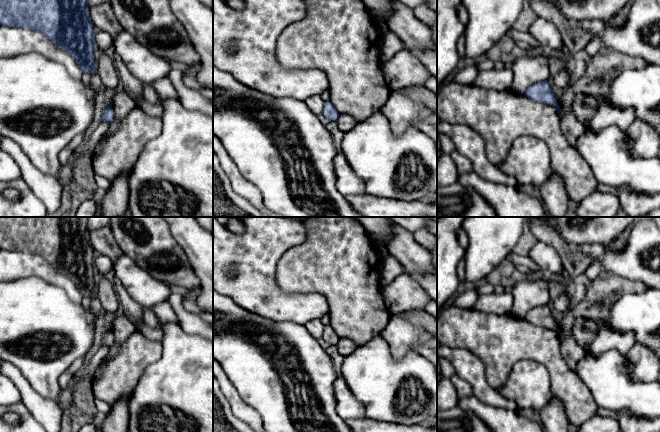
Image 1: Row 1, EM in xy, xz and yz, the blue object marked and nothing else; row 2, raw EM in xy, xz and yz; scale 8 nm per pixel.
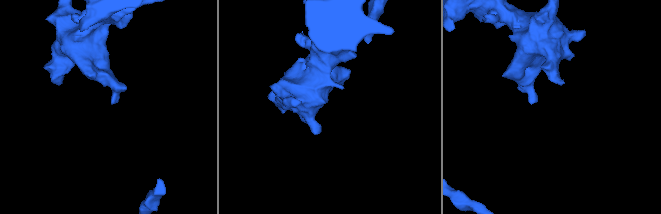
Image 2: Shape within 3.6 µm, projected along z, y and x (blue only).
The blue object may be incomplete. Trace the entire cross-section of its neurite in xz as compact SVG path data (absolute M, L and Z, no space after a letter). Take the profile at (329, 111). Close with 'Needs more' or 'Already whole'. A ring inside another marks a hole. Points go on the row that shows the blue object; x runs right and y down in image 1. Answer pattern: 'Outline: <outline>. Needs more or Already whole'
Outline: M326 101L323 106L322 114L330 121L336 122L340 114L330 101Z. Already whole

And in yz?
Outline: M547 80L531 85L524 95L535 102L554 107L561 119L562 112L557 103L557 97L553 93L551 85Z. Already whole

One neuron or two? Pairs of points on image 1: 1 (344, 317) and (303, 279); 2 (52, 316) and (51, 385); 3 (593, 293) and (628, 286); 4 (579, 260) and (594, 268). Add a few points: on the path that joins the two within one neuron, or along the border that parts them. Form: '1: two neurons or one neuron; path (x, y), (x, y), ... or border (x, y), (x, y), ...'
1: one neuron; path (341, 304), (316, 279)
2: one neuron; path (67, 333), (75, 342), (75, 347), (55, 368)
3: one neuron; path (602, 292), (610, 286), (619, 286)
4: two neurons; border (604, 248), (604, 252), (583, 272)

